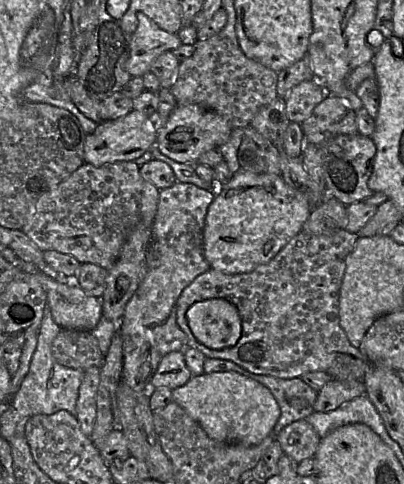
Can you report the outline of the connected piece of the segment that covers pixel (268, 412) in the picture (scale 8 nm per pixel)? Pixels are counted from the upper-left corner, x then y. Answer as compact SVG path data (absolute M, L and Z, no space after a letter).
M234 371L194 375L186 384L172 390L172 401L180 405L211 439L247 447L259 444L272 434L280 416L279 405L267 387Z

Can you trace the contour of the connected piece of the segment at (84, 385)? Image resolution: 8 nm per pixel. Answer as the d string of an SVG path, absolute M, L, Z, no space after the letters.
M90 367L84 371L76 403L76 418L79 421L81 431L88 437L92 434L96 418L96 395L99 383L99 367Z

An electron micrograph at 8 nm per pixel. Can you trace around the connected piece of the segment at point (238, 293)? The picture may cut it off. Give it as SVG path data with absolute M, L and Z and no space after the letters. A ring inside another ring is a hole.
M339 230L332 235L313 235L301 231L271 261L258 266L252 272L226 274L210 268L200 274L183 289L176 302L176 321L186 335L186 347L195 348L209 358L232 361L254 374L283 379L300 378L305 373L327 372L333 364L341 364L350 369L353 379L363 381L372 364L359 348L350 343L339 319L339 292L346 260L352 253L357 239L357 234L346 230ZM212 298L231 302L237 307L241 317L241 336L230 348L214 350L204 346L195 338L189 327L186 316L188 309L197 302Z

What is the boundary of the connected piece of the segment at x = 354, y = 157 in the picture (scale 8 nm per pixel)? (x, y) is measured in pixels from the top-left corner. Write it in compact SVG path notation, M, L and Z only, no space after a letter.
M338 135L327 143L316 145L321 157L321 166L326 181L328 196L333 196L345 206L362 202L374 192L368 187L368 180L373 171L376 146L372 137Z

